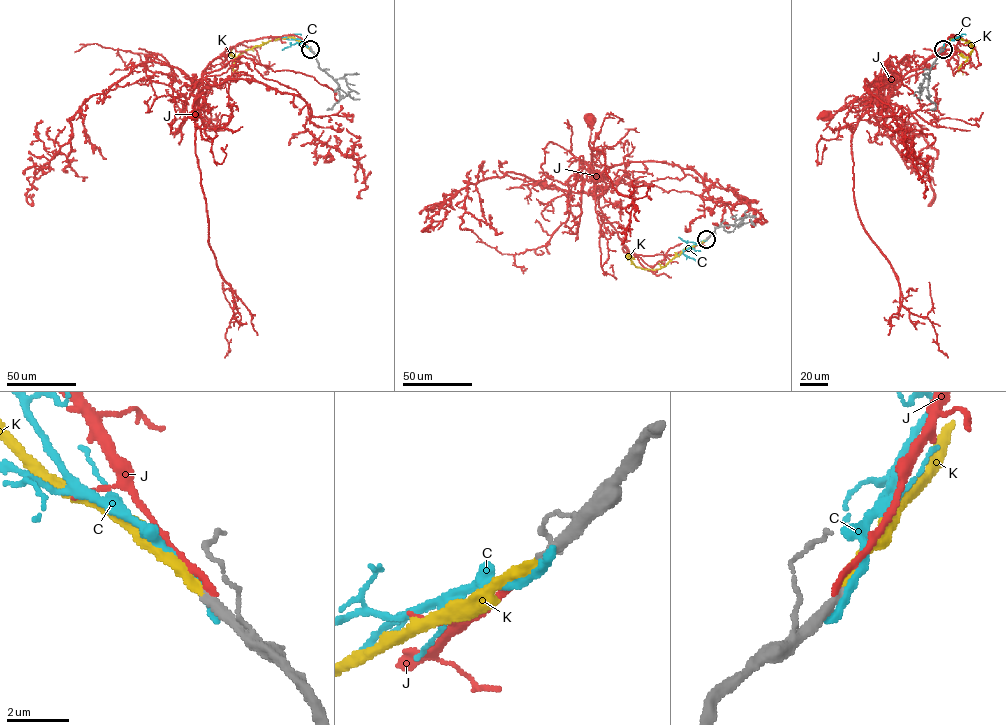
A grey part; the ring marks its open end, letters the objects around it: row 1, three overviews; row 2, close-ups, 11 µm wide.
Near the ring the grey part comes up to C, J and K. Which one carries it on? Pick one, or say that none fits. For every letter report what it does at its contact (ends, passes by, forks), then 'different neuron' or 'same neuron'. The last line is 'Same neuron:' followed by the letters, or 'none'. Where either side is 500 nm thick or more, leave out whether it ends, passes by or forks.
C: it ends there; different neuron
J: it ends there; different neuron
K: it ends there; same neuron
Same neuron: K

